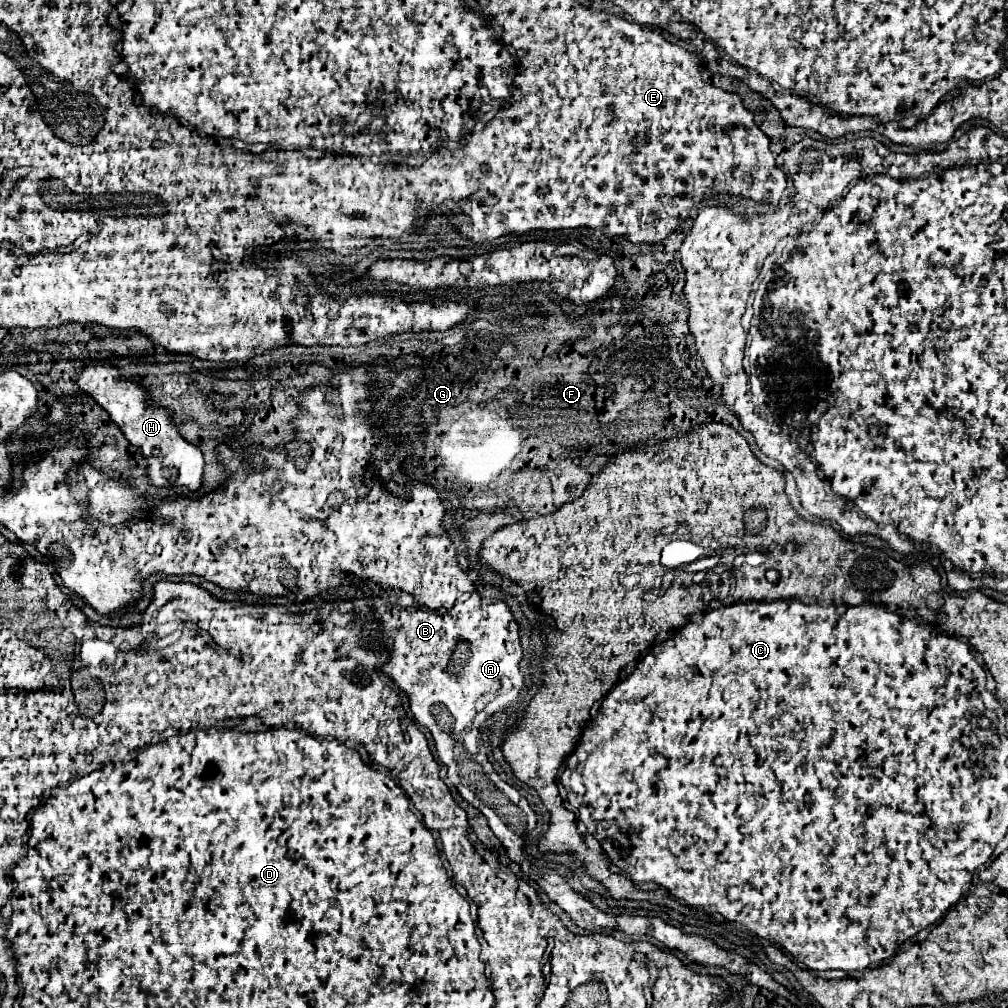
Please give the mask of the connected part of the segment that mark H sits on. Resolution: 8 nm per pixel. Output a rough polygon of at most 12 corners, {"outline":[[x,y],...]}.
{"outline":[[110,362],[78,386],[146,458],[148,482],[200,492],[204,458],[172,414]]}

